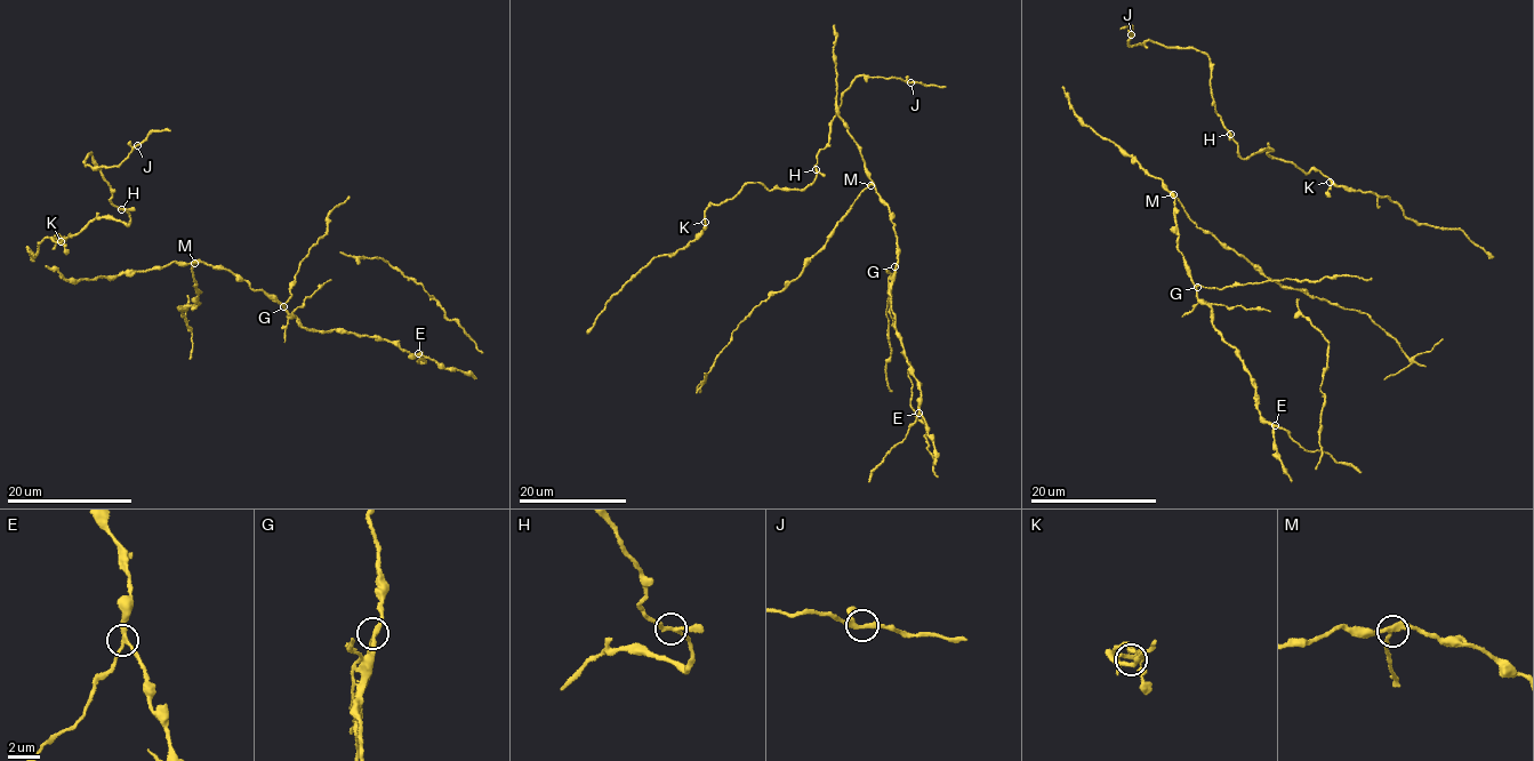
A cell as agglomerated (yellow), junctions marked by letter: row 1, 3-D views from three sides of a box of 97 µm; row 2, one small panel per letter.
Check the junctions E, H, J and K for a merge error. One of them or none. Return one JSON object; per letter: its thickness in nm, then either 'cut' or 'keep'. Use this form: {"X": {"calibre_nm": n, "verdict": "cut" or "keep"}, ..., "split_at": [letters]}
{"E": {"calibre_nm": 220, "verdict": "cut"}, "H": {"calibre_nm": 220, "verdict": "keep"}, "J": {"calibre_nm": 240, "verdict": "keep"}, "K": {"calibre_nm": 220, "verdict": "keep"}, "split_at": ["E"]}

